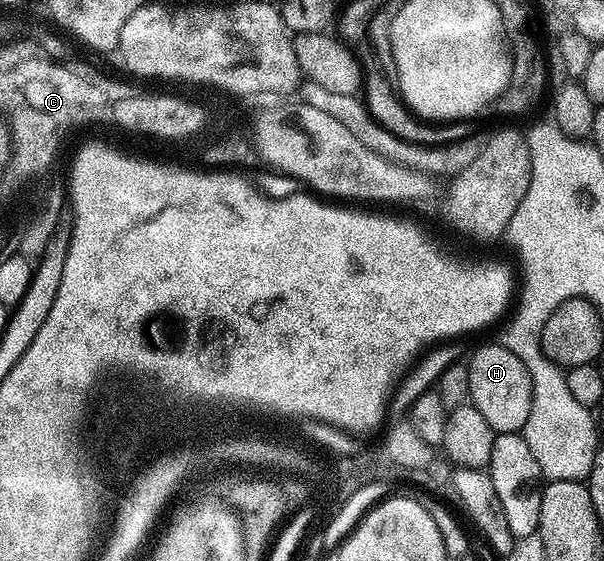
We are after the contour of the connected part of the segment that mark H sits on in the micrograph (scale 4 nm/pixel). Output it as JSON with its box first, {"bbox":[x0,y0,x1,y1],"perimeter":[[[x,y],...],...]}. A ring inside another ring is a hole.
{"bbox":[466,343,534,434],"perimeter":[[[501,343],[495,345],[482,345],[474,354],[471,355],[470,361],[466,365],[468,371],[468,383],[470,384],[470,400],[469,404],[476,407],[476,411],[480,411],[480,415],[484,415],[484,419],[488,419],[488,423],[494,428],[495,434],[500,433],[521,433],[522,429],[528,423],[528,415],[532,411],[532,399],[534,392],[532,391],[532,375],[528,375],[528,367],[524,367],[524,363],[512,351],[508,351],[506,346]]]}

